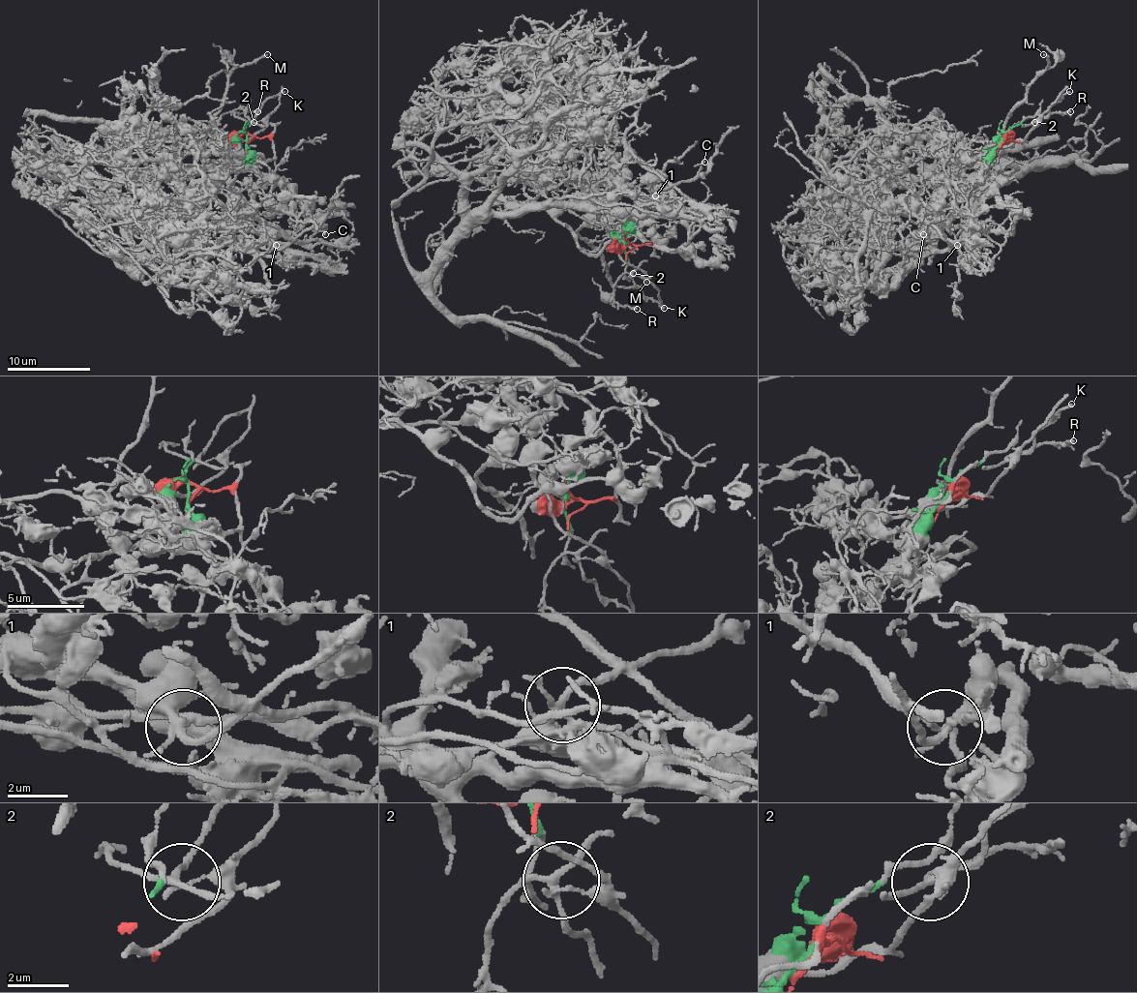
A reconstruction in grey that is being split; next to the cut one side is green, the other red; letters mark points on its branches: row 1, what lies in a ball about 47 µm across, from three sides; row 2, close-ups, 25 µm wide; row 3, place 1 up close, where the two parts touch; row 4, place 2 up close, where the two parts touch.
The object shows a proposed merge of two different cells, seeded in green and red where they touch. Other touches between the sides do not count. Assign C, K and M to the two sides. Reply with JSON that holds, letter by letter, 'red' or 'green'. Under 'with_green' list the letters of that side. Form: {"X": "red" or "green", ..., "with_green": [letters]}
{"C": "green", "K": "red", "M": "green", "with_green": ["C", "M"]}

